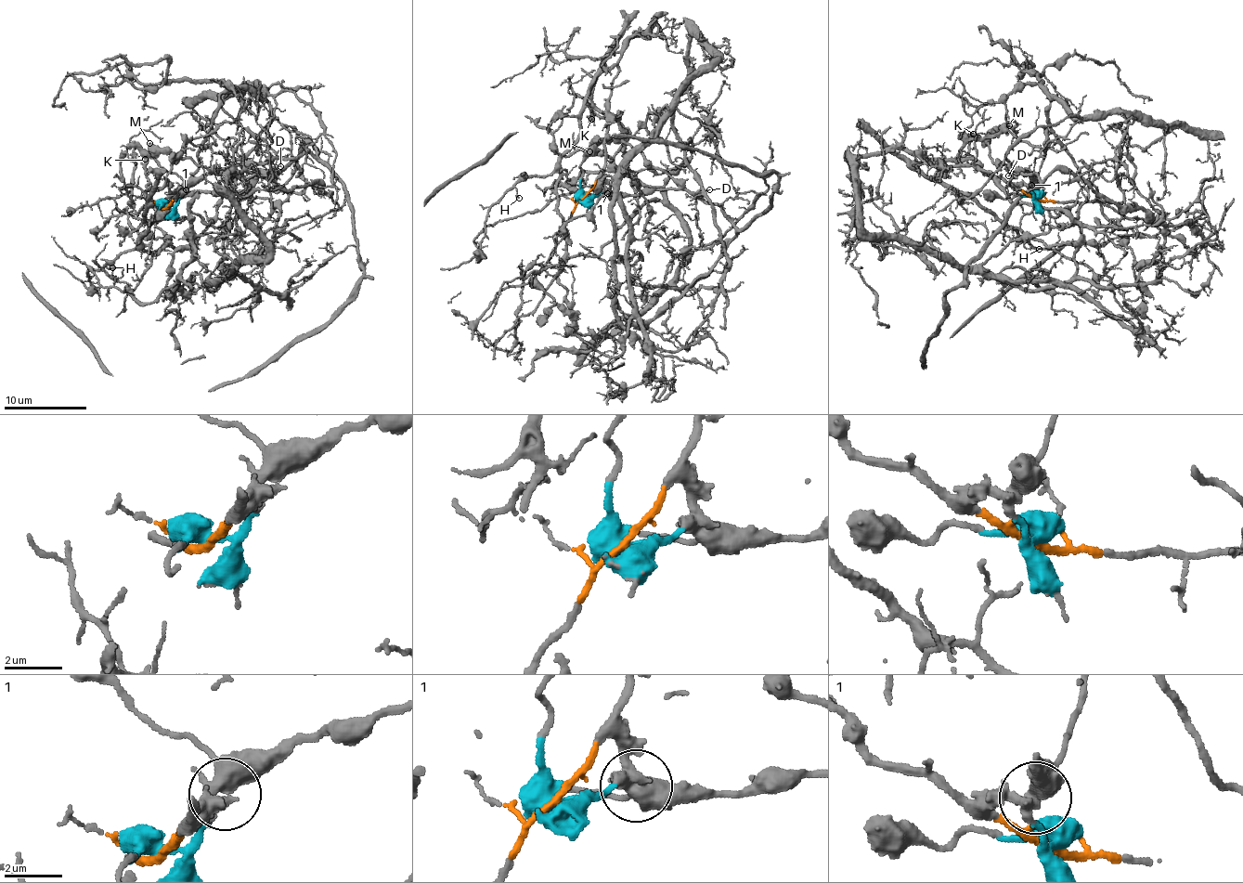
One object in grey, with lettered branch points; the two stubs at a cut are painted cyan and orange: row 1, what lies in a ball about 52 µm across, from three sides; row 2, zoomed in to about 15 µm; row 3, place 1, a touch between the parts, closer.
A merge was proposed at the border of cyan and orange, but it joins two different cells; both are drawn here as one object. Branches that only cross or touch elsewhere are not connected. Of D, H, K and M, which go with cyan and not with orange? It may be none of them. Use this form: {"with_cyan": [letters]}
{"with_cyan": ["D", "M"]}

